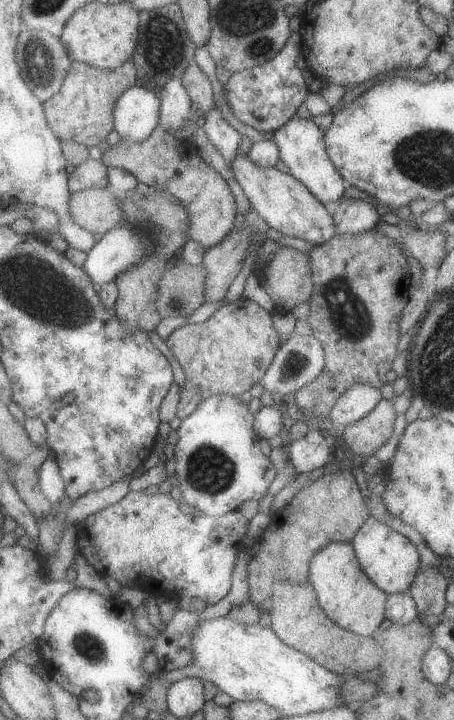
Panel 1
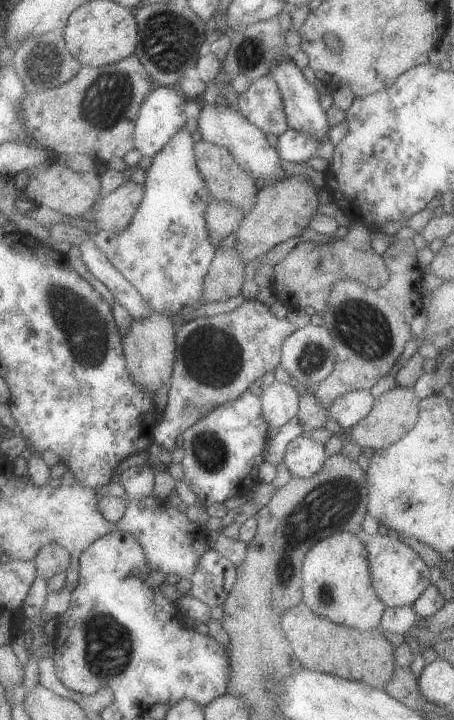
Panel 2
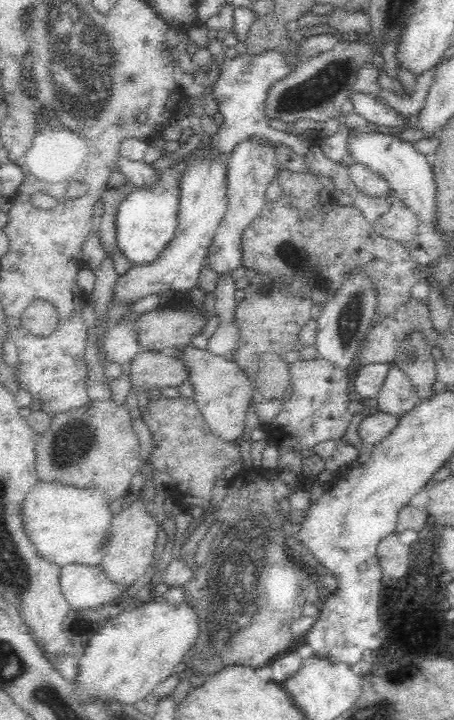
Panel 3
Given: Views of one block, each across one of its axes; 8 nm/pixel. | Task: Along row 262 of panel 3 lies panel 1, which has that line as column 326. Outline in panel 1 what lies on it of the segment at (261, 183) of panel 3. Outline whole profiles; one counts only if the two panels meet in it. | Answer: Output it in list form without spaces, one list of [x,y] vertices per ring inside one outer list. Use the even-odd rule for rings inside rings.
[[[248,152],[241,154],[241,156],[238,155],[236,160],[233,160],[232,172],[250,202],[251,207],[257,210],[258,214],[274,230],[281,232],[284,236],[295,237],[315,244],[315,247],[330,242],[336,236],[337,228],[335,228],[334,214],[331,214],[325,208],[325,204],[320,202],[319,198],[316,198],[315,194],[312,194],[311,190],[303,182],[297,180],[291,172],[285,174],[285,172],[282,172],[277,167],[259,166],[259,164],[255,164],[249,158]]]

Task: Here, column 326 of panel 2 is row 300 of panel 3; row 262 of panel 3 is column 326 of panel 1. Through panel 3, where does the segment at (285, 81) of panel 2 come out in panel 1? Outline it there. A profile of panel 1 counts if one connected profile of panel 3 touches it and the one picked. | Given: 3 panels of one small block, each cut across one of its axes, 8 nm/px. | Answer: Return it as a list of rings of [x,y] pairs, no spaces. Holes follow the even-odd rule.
[[[295,116],[275,133],[275,142],[279,146],[282,160],[289,166],[290,172],[300,182],[303,182],[320,202],[337,202],[344,199],[347,192],[345,179],[335,167],[333,160],[327,154],[327,142],[325,142],[325,130],[317,126],[310,118]]]

